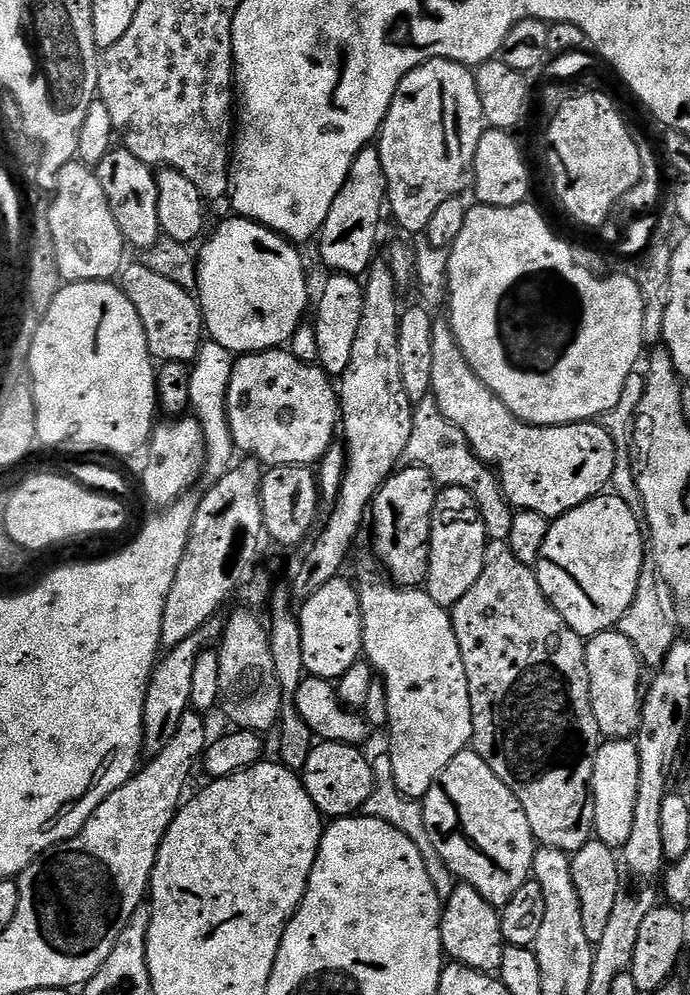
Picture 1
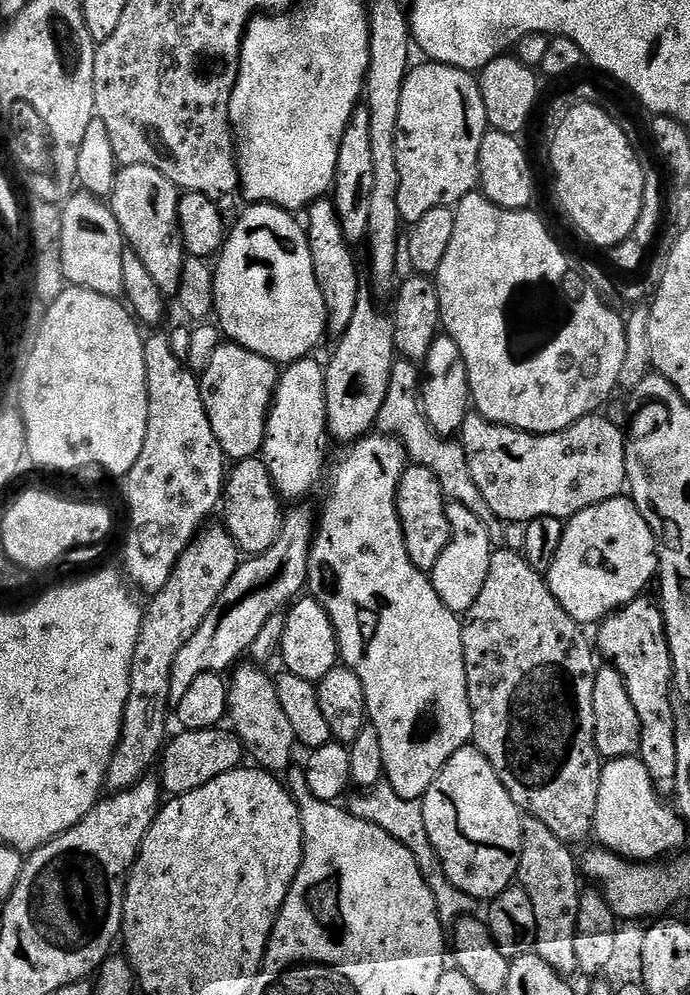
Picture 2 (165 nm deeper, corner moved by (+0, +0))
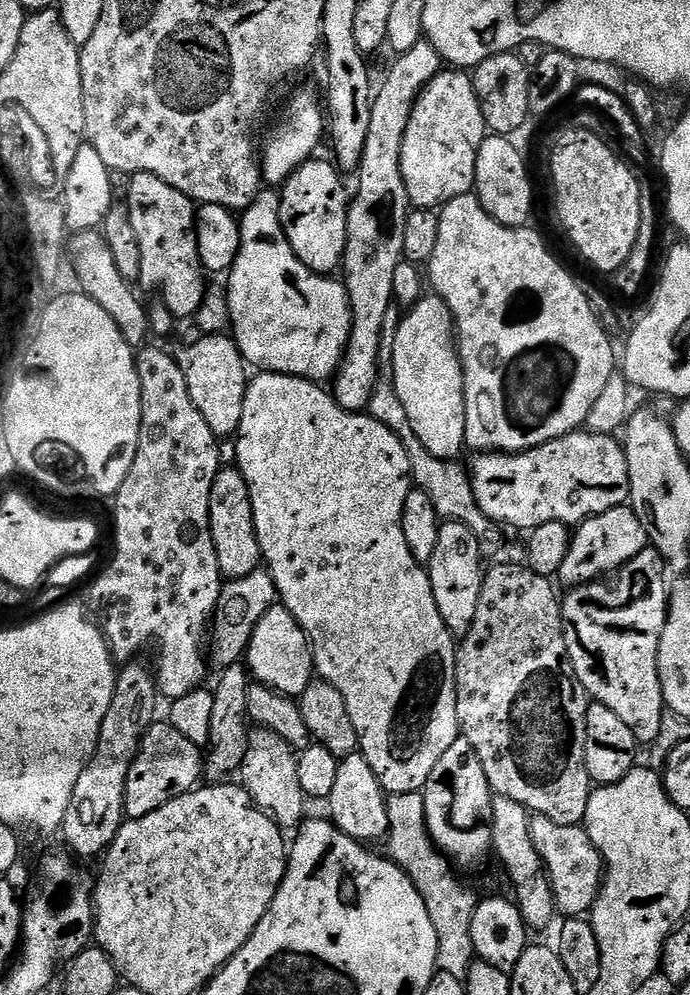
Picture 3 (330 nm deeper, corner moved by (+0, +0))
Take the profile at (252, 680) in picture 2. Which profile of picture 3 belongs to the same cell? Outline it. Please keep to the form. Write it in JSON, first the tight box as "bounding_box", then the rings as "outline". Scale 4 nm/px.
{"bounding_box":[238,727,306,830],"outline":[[[257,727],[250,731],[245,760],[238,771],[239,783],[250,794],[257,808],[266,813],[281,829],[296,830],[305,823],[306,797],[298,782],[297,753],[278,734],[268,728]]]}

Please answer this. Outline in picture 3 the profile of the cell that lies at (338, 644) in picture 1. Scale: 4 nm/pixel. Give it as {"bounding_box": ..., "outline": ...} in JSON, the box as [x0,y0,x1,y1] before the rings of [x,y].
{"bounding_box":[246,606,314,698],"outline":[[[274,606],[258,622],[254,634],[248,643],[246,667],[259,683],[276,689],[286,696],[298,698],[306,686],[314,679],[312,650],[308,635],[300,628],[292,611],[283,606]]]}

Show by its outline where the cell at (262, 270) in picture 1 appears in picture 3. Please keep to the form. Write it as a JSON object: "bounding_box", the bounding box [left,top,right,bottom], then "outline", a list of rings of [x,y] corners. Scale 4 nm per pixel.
{"bounding_box":[226,190,352,382],"outline":[[[272,190],[261,191],[260,195],[256,197],[255,202],[249,208],[245,208],[242,215],[239,217],[240,249],[238,250],[238,258],[234,262],[231,272],[227,273],[226,276],[228,301],[230,302],[230,318],[232,319],[230,332],[237,346],[240,347],[241,356],[244,357],[245,361],[247,361],[253,369],[256,367],[256,370],[263,370],[265,372],[280,372],[284,376],[303,376],[306,380],[324,382],[327,376],[328,379],[335,377],[340,367],[340,359],[344,357],[344,351],[346,350],[348,339],[350,338],[352,311],[350,310],[350,302],[348,301],[348,292],[339,279],[333,278],[328,274],[321,275],[321,273],[310,271],[310,269],[294,254],[294,250],[286,238],[284,227],[280,221],[280,197],[275,191],[268,191]]]}

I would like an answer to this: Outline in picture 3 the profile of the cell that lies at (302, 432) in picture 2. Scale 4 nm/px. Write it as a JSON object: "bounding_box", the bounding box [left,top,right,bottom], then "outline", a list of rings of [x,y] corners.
{"bounding_box":[234,371,462,793],"outline":[[[265,371],[253,375],[248,381],[246,398],[242,406],[240,429],[236,431],[234,437],[234,443],[236,443],[236,460],[234,460],[234,464],[246,478],[246,486],[250,490],[250,502],[254,510],[254,530],[258,534],[258,546],[260,547],[263,567],[272,576],[279,603],[292,611],[293,618],[299,622],[301,630],[308,635],[315,675],[319,679],[330,682],[336,687],[338,694],[342,694],[342,698],[346,698],[346,710],[350,710],[350,722],[354,722],[354,730],[360,739],[360,747],[358,749],[360,755],[366,758],[366,762],[370,762],[370,770],[374,770],[374,774],[378,778],[380,785],[384,787],[385,793],[419,792],[430,778],[434,766],[438,766],[438,761],[442,758],[442,754],[446,754],[446,750],[450,750],[450,746],[454,746],[454,742],[461,739],[462,736],[460,719],[458,718],[458,698],[456,697],[456,649],[458,644],[453,637],[452,631],[446,626],[446,622],[442,622],[442,614],[438,614],[438,602],[434,602],[434,590],[430,586],[430,578],[428,577],[425,565],[419,564],[414,558],[414,554],[410,554],[410,546],[406,546],[406,534],[402,534],[402,506],[406,502],[406,494],[413,491],[414,488],[411,466],[403,442],[396,433],[388,426],[383,425],[382,422],[376,420],[375,417],[359,412],[347,412],[337,402],[335,395],[331,391],[323,392],[320,388],[323,387],[319,383],[306,380],[303,376],[284,376],[280,372]]]}

